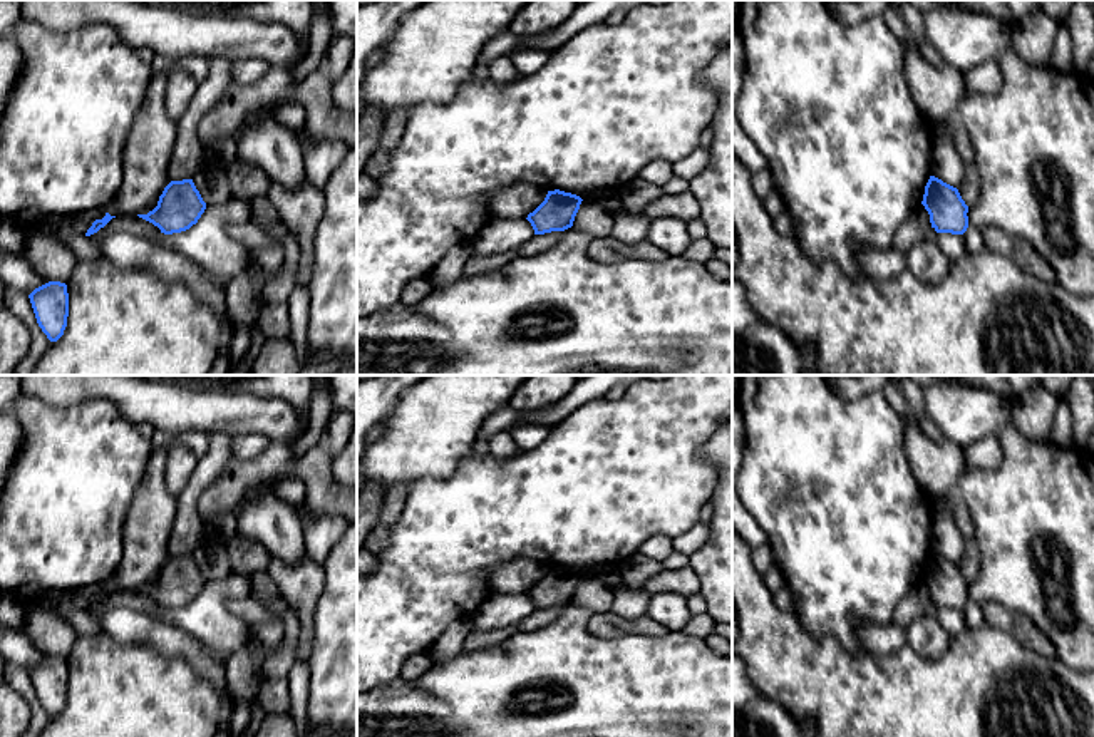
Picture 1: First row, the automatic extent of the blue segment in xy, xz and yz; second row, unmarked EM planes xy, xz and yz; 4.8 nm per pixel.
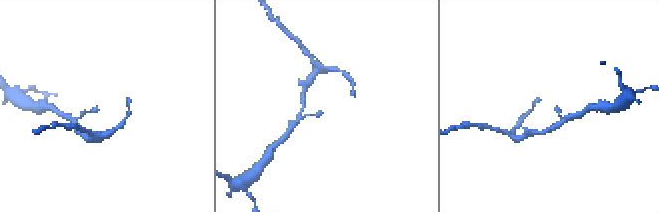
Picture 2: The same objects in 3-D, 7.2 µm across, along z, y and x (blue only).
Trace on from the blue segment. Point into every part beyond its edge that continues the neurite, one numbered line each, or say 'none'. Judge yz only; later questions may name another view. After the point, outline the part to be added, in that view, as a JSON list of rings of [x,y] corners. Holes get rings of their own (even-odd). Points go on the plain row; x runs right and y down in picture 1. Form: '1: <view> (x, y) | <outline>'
none

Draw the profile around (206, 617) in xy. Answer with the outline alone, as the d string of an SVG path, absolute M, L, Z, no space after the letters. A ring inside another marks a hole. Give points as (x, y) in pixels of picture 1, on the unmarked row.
M233 571L223 580L206 581L198 598L186 606L147 613L228 657L246 647L248 625L231 615L226 603L248 596L251 596L250 578Z

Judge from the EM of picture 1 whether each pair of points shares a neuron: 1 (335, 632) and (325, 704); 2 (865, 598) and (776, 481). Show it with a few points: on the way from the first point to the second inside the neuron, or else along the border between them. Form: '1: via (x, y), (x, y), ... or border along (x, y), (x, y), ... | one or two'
1: via (335, 650), (335, 685) | one
2: via (858, 570), (851, 556), (805, 510) | one

